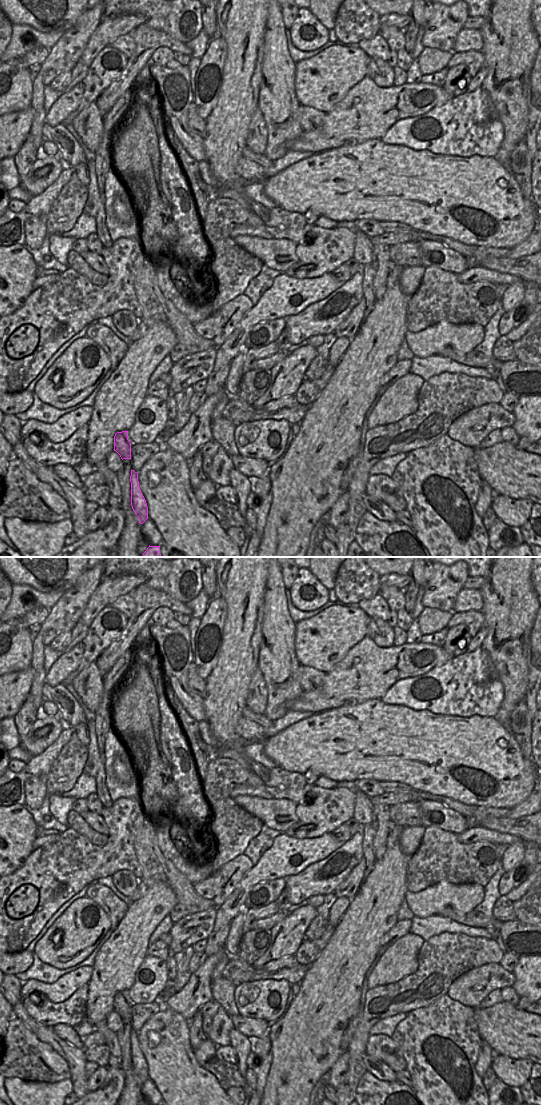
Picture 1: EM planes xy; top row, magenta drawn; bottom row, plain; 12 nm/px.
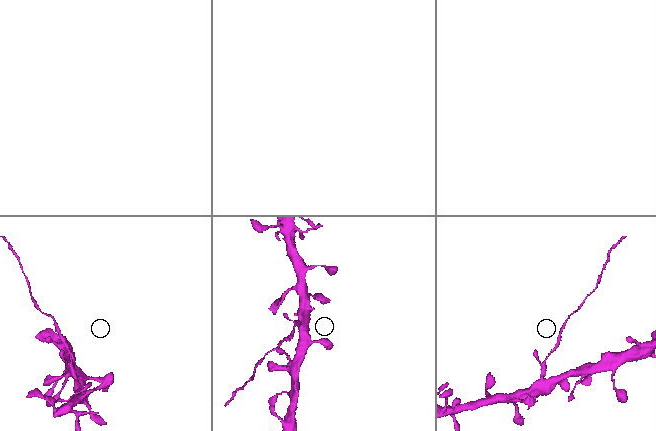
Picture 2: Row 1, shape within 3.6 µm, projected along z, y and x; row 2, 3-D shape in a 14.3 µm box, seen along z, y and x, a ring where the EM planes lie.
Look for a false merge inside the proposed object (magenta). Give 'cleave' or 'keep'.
cleave

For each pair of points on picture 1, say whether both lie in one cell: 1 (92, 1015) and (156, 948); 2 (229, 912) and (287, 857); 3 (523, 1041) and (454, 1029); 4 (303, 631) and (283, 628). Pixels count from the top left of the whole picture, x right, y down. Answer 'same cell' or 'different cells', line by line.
1: different cells
2: same cell
3: different cells
4: different cells

